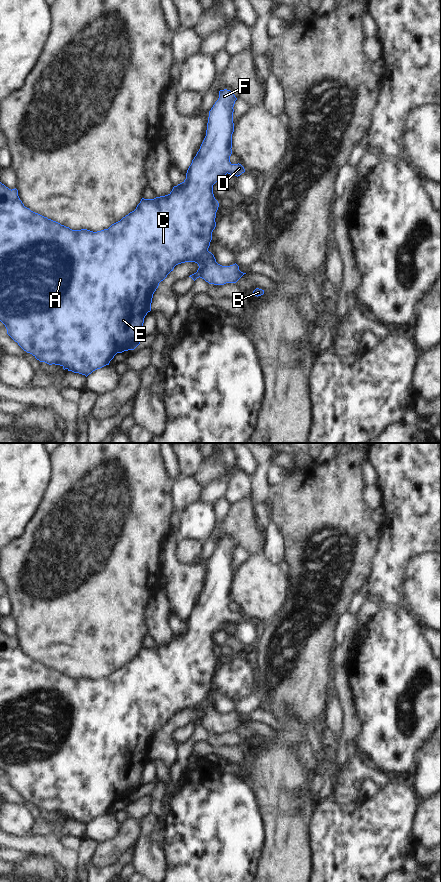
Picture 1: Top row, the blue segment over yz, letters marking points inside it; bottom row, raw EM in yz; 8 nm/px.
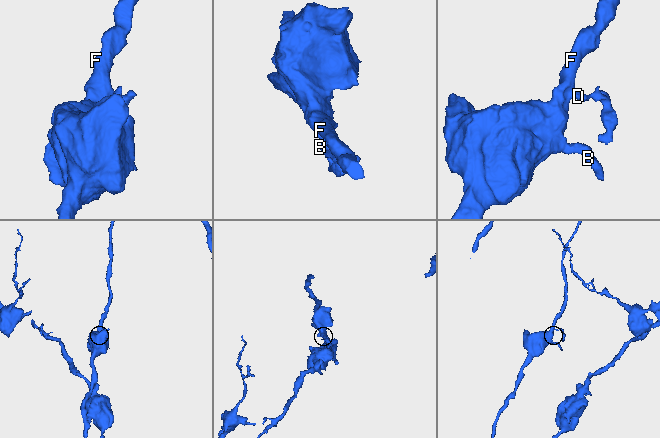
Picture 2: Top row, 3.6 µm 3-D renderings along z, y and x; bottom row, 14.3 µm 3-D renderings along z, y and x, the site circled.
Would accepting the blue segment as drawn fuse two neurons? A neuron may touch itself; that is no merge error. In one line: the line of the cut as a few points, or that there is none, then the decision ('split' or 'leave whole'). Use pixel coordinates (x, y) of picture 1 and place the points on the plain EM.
no cut | leave whole

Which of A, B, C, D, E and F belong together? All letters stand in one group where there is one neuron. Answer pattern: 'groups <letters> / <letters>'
groups A B C D E F

